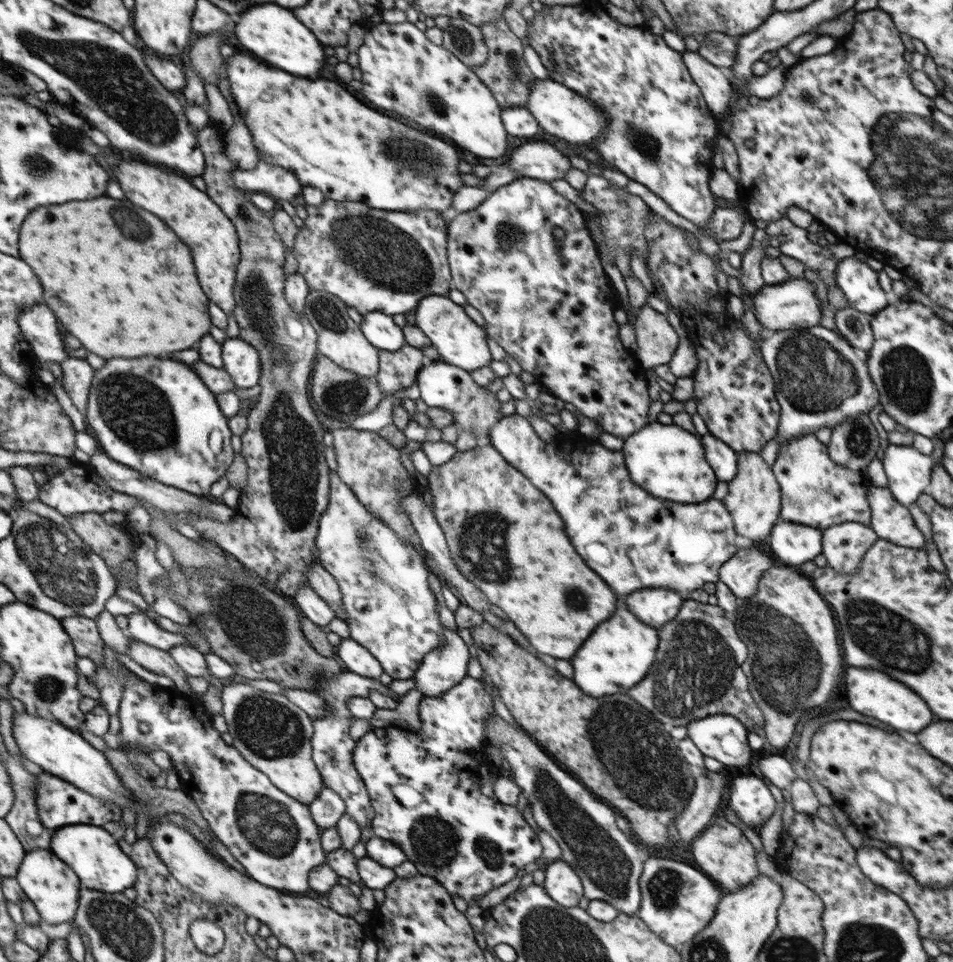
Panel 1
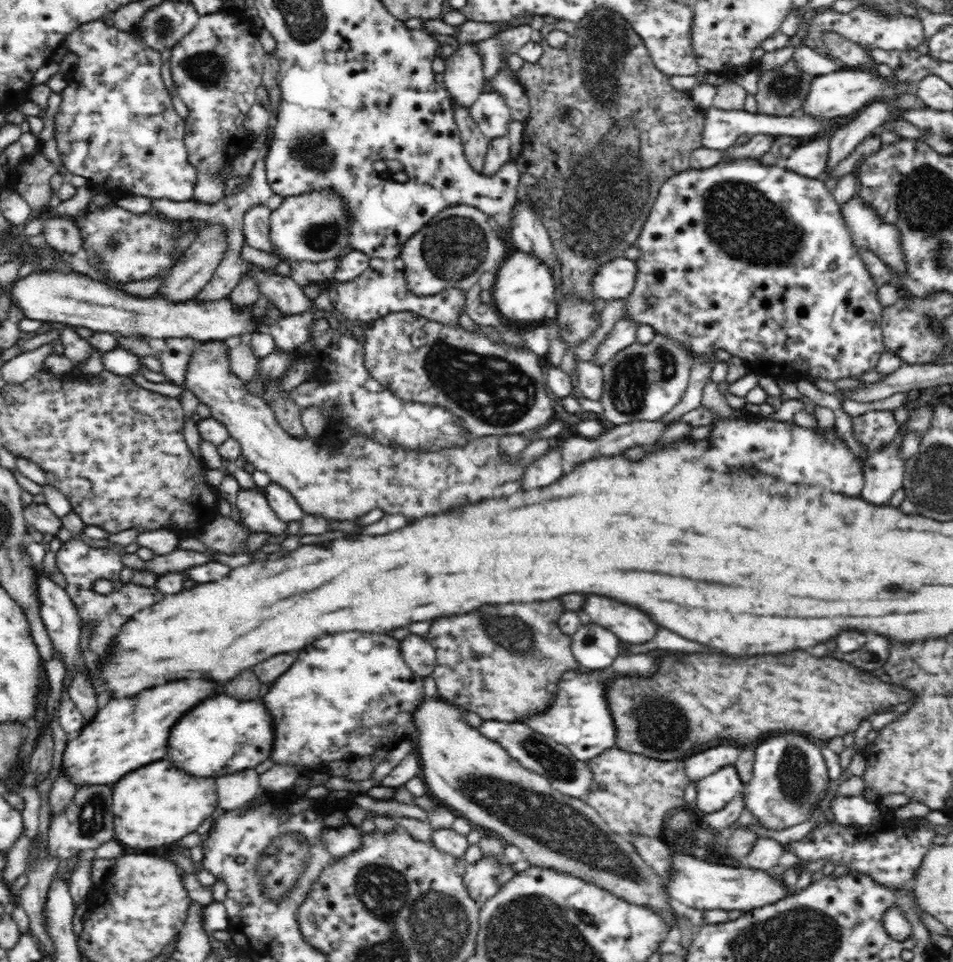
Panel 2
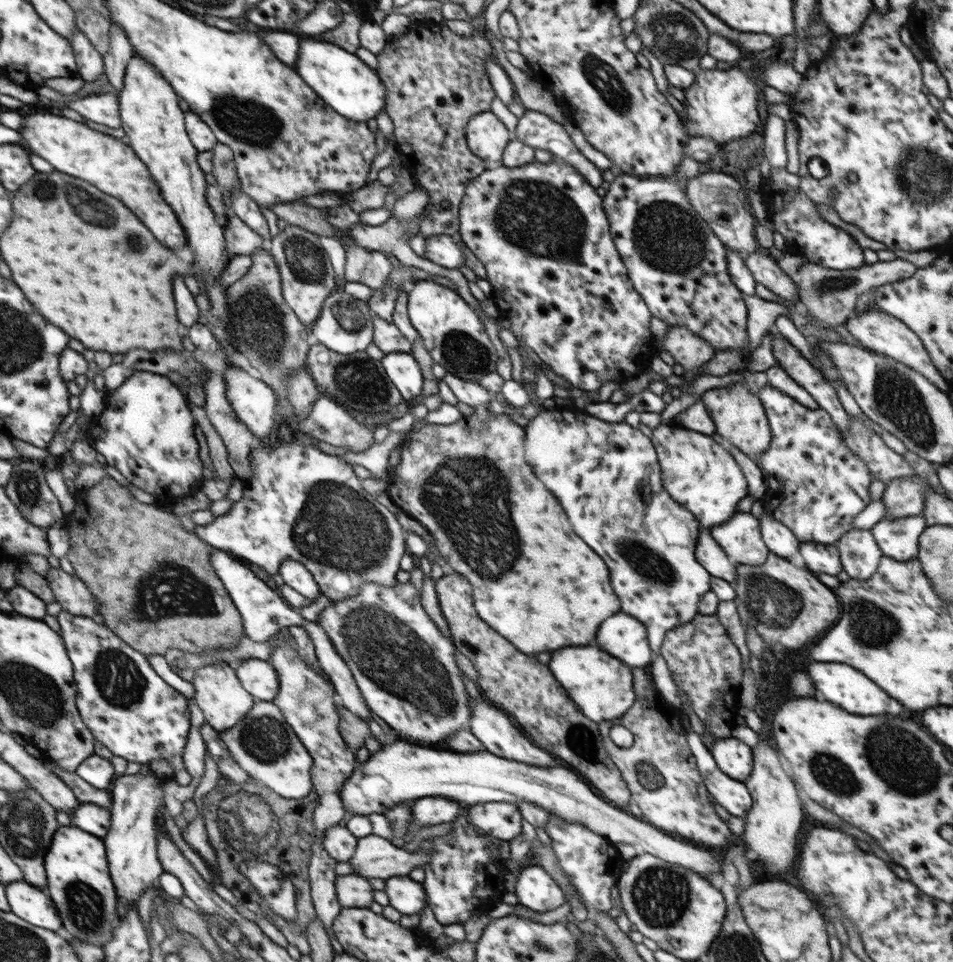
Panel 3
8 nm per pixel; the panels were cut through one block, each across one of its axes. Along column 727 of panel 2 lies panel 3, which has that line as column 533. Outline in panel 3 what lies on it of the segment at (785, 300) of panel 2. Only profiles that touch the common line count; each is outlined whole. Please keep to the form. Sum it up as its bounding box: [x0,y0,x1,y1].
[459,161,657,391]

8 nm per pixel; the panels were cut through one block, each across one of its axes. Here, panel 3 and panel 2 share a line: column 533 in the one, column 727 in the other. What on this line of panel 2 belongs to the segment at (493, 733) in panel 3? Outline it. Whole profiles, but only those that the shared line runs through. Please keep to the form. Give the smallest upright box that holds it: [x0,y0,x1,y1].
[684,742,741,782]

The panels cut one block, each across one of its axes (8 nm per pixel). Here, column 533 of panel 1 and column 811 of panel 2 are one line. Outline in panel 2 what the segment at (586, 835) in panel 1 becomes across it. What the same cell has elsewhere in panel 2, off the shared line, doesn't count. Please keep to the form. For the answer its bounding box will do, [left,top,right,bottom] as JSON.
[742,731,830,830]

